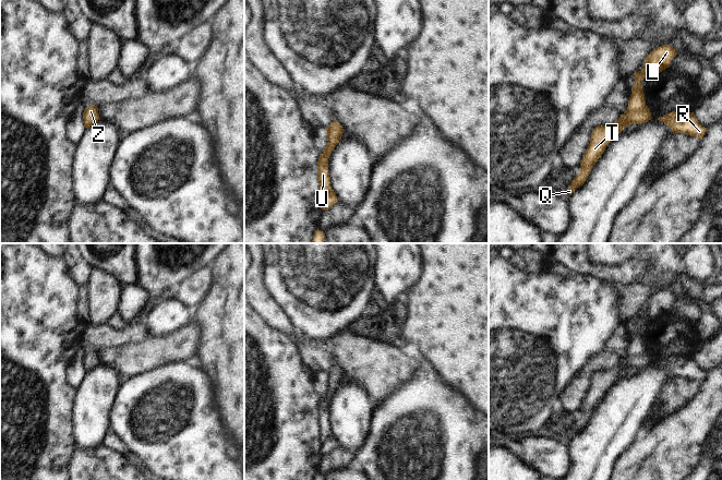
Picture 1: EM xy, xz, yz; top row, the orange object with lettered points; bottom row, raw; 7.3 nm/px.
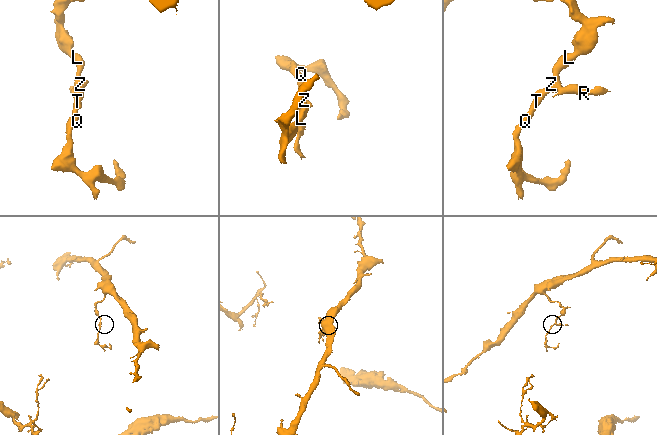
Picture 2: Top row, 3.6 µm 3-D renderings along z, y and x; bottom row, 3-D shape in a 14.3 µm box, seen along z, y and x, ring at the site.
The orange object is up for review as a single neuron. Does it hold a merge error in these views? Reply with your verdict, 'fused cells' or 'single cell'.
fused cells

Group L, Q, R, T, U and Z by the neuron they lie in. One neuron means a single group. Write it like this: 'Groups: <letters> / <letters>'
Groups: L Q T Z / R U

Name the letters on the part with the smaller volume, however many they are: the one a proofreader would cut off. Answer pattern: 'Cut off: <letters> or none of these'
Cut off: R, U

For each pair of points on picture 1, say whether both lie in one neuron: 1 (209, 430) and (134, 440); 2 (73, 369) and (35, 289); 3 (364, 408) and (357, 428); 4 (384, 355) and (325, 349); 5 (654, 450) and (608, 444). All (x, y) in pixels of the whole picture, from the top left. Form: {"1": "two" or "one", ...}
{"1": "one", "2": "two", "3": "one", "4": "one", "5": "two"}

